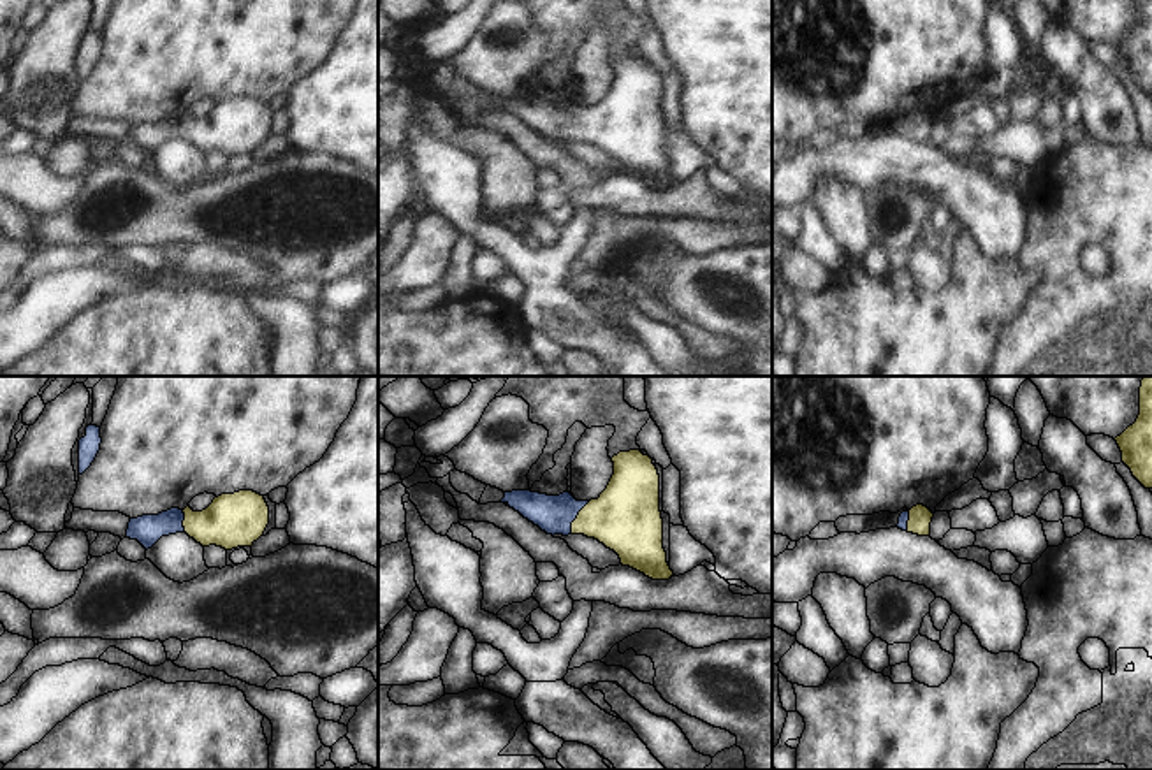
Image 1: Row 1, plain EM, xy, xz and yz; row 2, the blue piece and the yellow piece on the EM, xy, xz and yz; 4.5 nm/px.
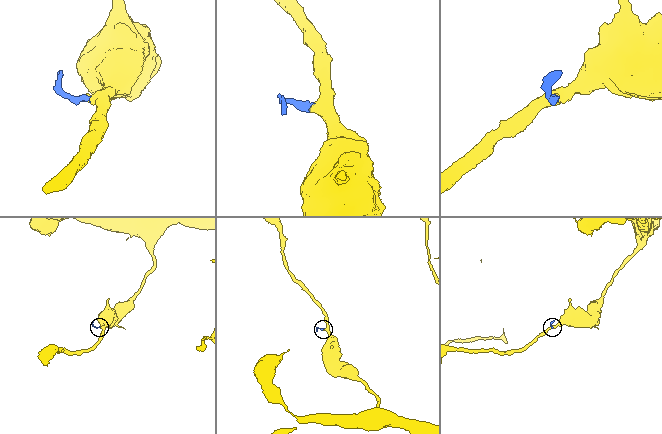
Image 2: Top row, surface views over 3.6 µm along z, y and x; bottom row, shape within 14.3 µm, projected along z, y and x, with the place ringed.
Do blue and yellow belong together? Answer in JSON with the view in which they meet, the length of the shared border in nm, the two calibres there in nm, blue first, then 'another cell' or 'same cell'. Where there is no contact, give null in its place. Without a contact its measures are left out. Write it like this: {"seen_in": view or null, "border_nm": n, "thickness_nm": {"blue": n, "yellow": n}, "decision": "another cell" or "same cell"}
{"seen_in": "xz", "border_nm": 180, "thickness_nm": {"blue": 180, "yellow": 320}, "decision": "same cell"}

